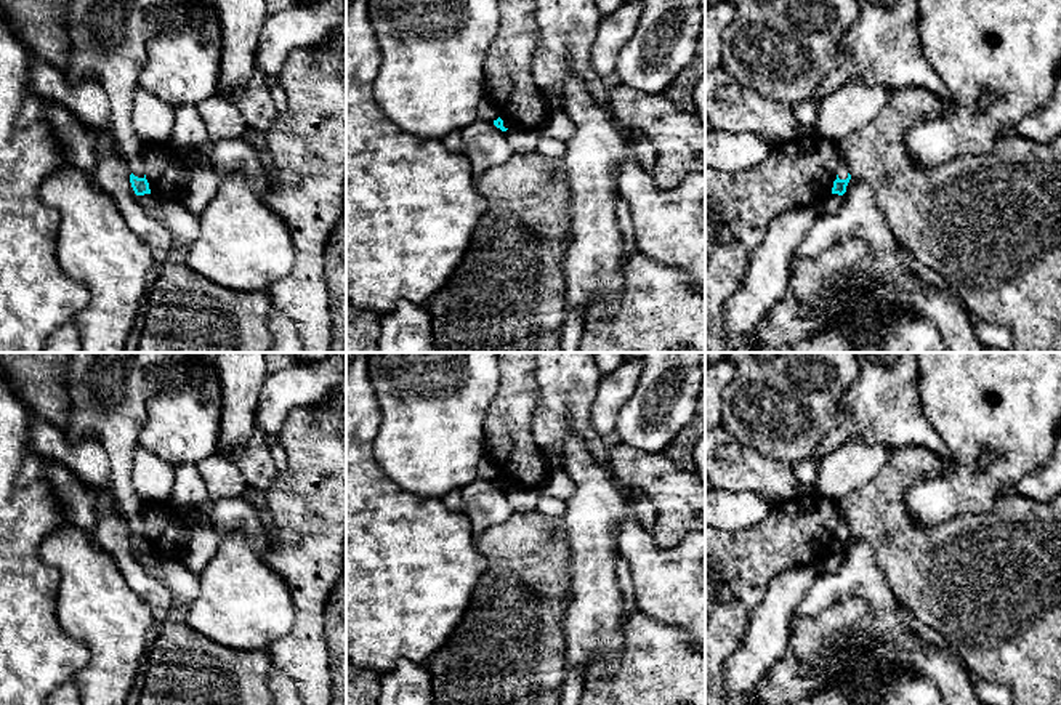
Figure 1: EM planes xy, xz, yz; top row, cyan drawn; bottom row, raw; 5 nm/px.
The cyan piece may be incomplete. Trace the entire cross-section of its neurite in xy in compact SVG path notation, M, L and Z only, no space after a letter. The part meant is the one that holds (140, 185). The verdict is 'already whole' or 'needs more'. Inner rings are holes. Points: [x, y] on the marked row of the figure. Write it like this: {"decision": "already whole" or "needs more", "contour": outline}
{"decision": "needs more", "contour": "M69 0L64 21L71 40L67 82L96 82L109 99L112 131L131 171L130 183L136 195L151 194L141 160L143 141L131 123L138 80L147 58L147 42L160 32L189 30L197 26L194 8L200 0Z"}

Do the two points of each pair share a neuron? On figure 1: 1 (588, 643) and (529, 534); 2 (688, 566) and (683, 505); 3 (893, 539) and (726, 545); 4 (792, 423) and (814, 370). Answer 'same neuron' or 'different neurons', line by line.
1: different neurons
2: different neurons
3: different neurons
4: same neuron

